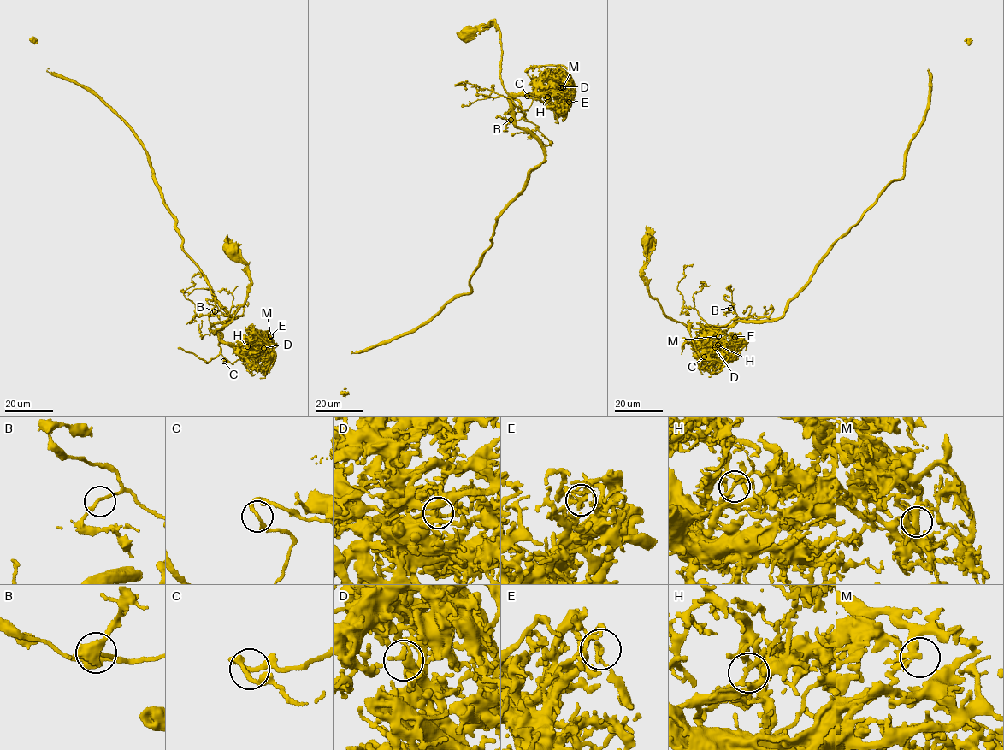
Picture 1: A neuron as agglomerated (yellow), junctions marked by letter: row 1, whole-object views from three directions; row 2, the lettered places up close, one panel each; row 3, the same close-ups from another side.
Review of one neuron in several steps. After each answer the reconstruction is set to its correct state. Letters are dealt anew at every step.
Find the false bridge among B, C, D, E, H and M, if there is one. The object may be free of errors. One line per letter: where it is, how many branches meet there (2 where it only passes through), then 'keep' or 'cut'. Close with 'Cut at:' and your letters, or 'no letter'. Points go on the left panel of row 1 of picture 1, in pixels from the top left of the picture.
B: (215, 311) | 2 | keep
C: (223, 361) | 2 | cut
D: (263, 348) | 2 | keep
E: (270, 335) | 2 | keep
H: (247, 346) | 2 | keep
M: (270, 336) | 2 | keep
Cut at: C

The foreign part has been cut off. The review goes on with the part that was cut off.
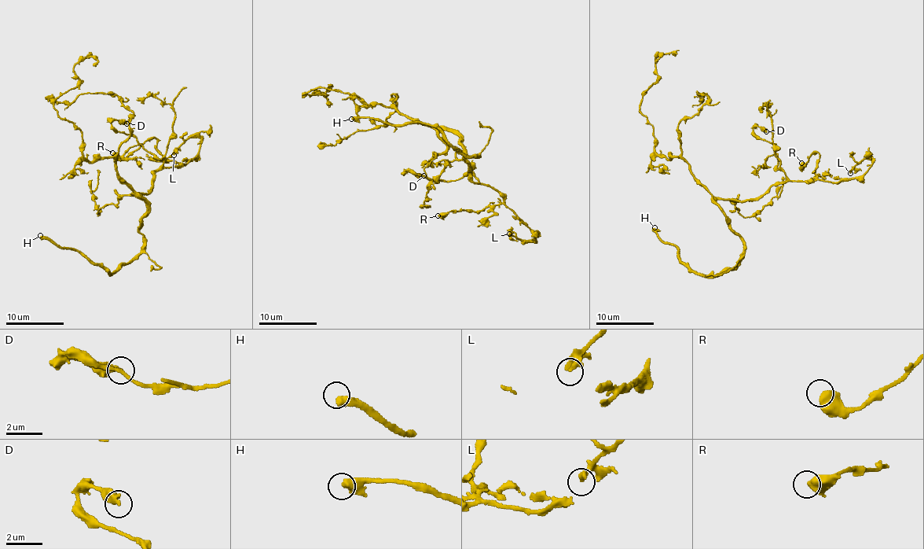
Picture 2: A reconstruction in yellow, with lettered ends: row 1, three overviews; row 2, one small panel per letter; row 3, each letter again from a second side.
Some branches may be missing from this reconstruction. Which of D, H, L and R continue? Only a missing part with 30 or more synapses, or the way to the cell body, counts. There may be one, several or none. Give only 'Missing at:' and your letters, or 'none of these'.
Missing at: H

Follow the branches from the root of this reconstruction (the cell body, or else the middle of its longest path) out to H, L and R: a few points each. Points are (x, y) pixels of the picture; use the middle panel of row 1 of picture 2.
H: (427, 124), (461, 137), (464, 152), (478, 156), (457, 153), (444, 134), (426, 123), (351, 119)
L: (427, 124), (461, 152), (474, 182), (494, 187), (504, 203), (519, 217), (536, 240), (520, 241), (509, 233)
R: (427, 124), (461, 152), (474, 182), (490, 185), (501, 197), (497, 204), (480, 212), (462, 210), (438, 215)

